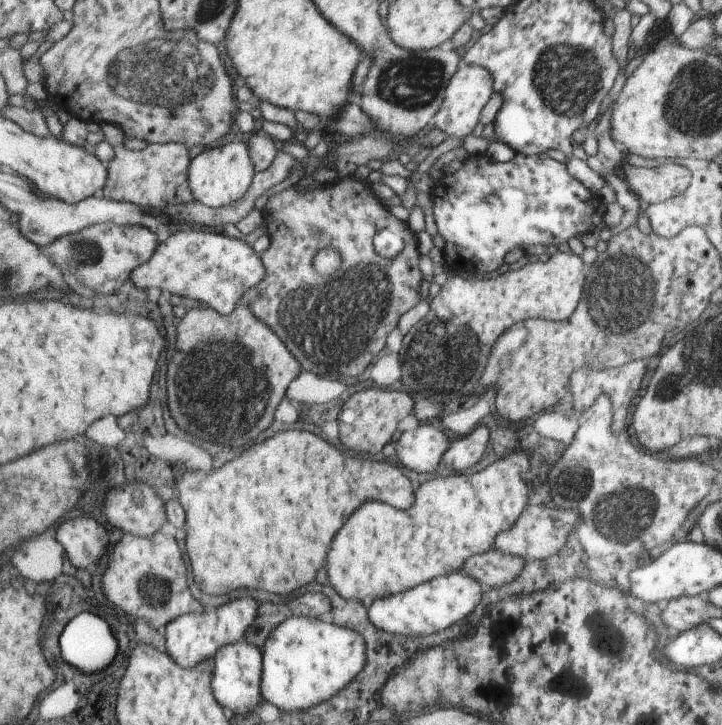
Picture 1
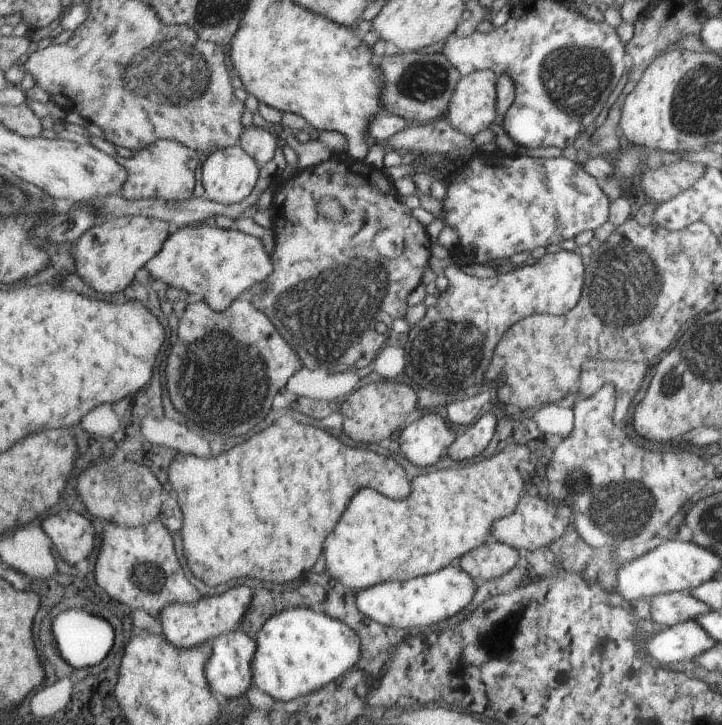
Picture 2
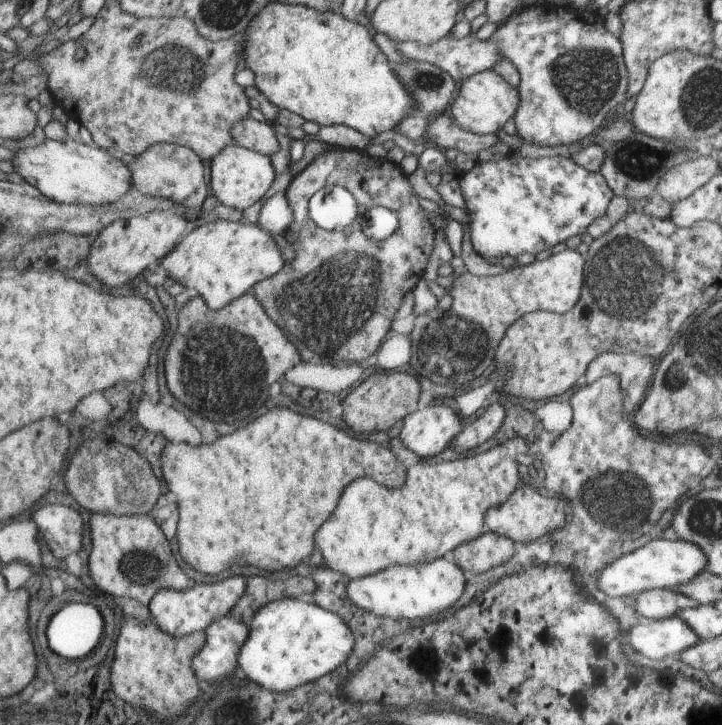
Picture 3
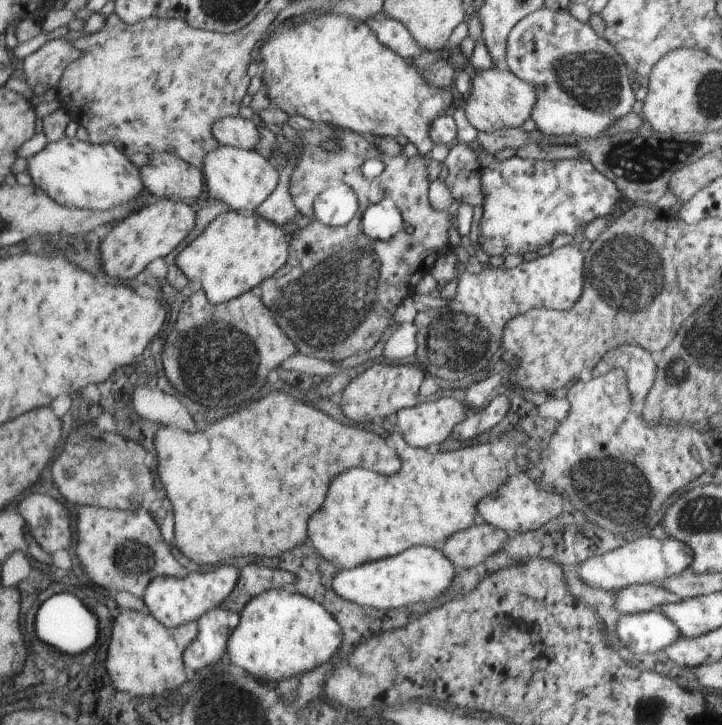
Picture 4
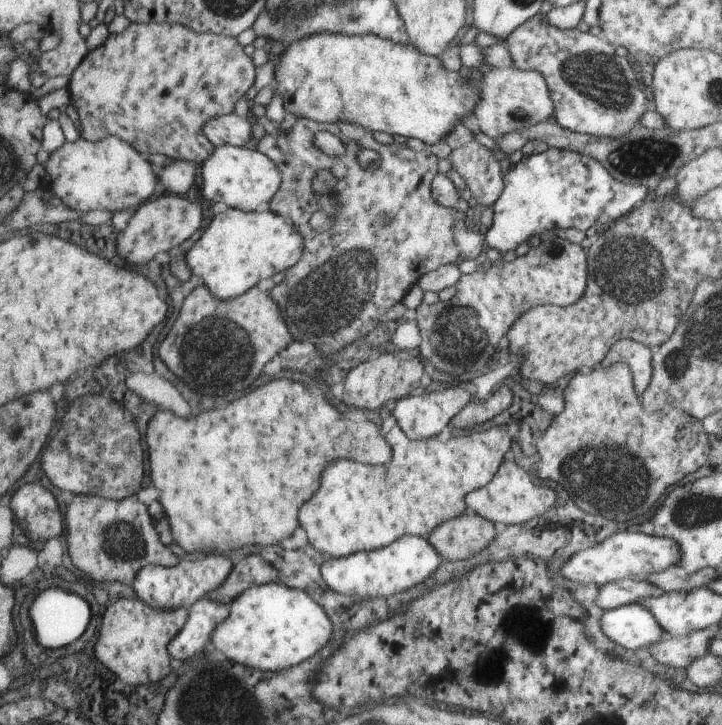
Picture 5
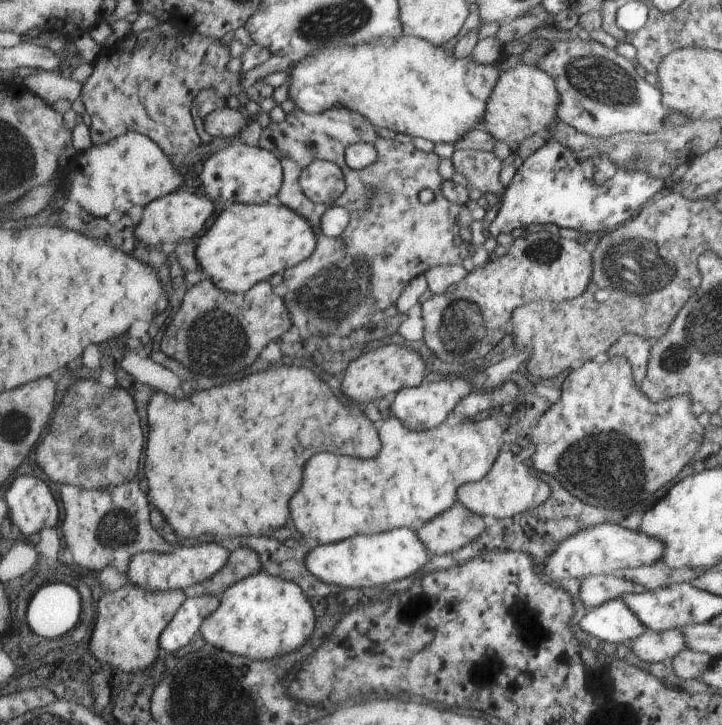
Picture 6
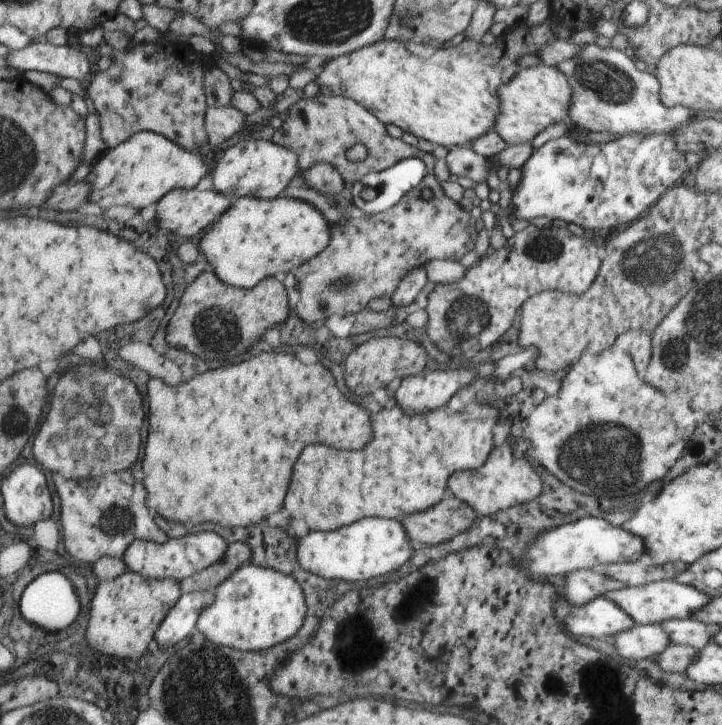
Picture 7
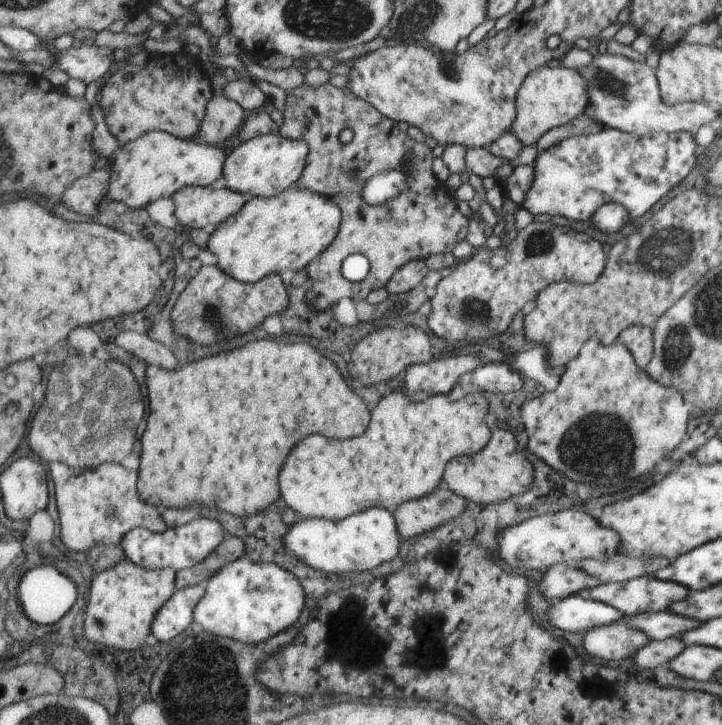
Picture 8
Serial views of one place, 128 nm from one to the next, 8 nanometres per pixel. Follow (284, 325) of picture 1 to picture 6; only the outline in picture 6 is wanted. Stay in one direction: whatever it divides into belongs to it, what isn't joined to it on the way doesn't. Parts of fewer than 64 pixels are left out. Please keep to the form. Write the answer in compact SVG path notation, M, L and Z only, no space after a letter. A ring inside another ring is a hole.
M334 107L325 114L306 114L296 111L288 117L284 124L270 123L263 128L258 140L258 145L266 149L278 160L284 172L281 190L278 191L275 201L282 206L290 207L290 210L297 211L302 218L307 218L317 229L322 214L327 209L334 206L342 206L348 210L350 220L339 236L317 237L317 248L312 256L305 261L298 263L290 269L286 269L283 274L283 282L288 291L284 296L284 306L288 310L291 324L304 340L308 336L308 324L312 330L312 323L317 324L371 324L372 308L357 308L366 302L368 298L384 298L384 292L392 292L392 302L396 302L402 289L417 277L425 274L430 268L438 265L462 265L462 260L466 260L470 254L468 250L462 250L454 244L454 234L452 228L456 226L458 214L462 212L462 205L448 202L442 194L442 178L438 174L438 155L435 151L420 152L411 143L402 143L396 140L386 140L376 134L376 127L358 112L346 110L346 108ZM354 143L372 144L378 152L378 160L364 168L358 170L350 168L346 164L346 148ZM318 159L325 159L340 167L345 176L345 190L342 196L338 196L330 204L318 204L312 202L300 186L300 174L311 162ZM424 189L430 189L434 194L432 202L424 204L420 202L419 193Z

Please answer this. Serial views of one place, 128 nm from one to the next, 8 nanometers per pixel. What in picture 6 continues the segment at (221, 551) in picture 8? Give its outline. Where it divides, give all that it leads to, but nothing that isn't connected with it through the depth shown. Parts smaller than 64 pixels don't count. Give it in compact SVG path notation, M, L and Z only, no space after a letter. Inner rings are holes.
M238 547L231 551L230 562L216 577L209 578L208 581L204 581L202 584L190 586L186 593L189 597L214 595L220 599L230 586L234 586L240 580L262 571L262 562L260 562L258 553L248 547Z

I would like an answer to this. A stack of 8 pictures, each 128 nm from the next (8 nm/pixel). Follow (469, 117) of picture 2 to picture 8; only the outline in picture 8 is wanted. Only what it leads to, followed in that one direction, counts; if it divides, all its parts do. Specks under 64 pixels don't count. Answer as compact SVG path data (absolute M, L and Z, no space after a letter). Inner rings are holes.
M542 66L525 77L517 93L517 118L509 131L523 145L536 144L548 130L564 126L584 114L590 104L589 82L576 69L562 66Z

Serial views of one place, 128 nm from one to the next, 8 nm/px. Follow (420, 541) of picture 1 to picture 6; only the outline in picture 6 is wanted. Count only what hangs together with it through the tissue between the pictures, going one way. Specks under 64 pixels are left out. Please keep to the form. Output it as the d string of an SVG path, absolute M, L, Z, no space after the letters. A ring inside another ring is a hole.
M501 413L480 421L460 421L455 425L444 421L442 426L412 432L402 426L401 419L391 416L380 428L382 442L386 442L386 446L382 446L382 454L378 454L378 458L362 460L326 452L318 454L318 458L306 466L306 486L302 486L302 490L298 490L298 498L294 498L294 526L301 536L308 535L323 545L344 542L358 534L376 534L401 528L421 529L438 514L444 514L454 506L456 490L460 486L480 482L488 476L500 456L502 432L508 426L508 416Z

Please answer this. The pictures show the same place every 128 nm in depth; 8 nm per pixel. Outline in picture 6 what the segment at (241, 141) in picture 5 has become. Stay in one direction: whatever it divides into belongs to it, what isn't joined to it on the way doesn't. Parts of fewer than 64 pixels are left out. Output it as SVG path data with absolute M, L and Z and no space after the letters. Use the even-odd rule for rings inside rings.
M226 106L208 114L204 119L202 129L212 138L230 138L243 130L244 124L246 124L246 118L242 113Z

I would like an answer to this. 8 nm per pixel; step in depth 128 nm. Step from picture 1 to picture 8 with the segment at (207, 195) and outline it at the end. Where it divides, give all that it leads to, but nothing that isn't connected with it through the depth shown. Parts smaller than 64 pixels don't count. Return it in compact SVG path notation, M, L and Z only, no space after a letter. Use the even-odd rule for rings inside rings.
M279 133L265 134L247 141L234 141L225 160L222 178L228 190L250 197L272 198L293 187L302 176L308 156L308 144L298 139L284 138Z

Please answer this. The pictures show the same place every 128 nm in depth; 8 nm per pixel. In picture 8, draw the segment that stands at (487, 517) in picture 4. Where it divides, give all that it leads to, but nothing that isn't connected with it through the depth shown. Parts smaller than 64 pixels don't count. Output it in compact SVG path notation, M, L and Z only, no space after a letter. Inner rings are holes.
M502 426L494 429L493 440L485 446L481 453L475 454L473 457L460 457L450 460L446 465L446 472L444 472L444 485L454 494L461 495L471 504L480 505L494 505L497 502L508 501L509 498L520 497L521 494L526 494L530 484L534 484L534 471L533 464L528 462L526 454L522 450L518 450L518 445L521 442L516 442L514 434L508 432Z

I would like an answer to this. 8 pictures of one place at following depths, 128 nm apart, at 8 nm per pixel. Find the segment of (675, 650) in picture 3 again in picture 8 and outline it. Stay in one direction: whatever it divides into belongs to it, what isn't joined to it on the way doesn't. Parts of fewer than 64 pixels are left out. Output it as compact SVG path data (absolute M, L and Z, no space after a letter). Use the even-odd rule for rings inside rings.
M574 595L551 602L548 620L555 628L585 635L590 630L623 620L624 615L613 606L590 598Z

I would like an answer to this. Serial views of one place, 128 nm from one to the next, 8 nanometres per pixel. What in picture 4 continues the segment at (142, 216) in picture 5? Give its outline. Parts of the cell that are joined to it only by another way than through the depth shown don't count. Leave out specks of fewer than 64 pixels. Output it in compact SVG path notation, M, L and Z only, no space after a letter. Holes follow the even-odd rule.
M160 198L155 204L136 211L126 220L114 225L113 230L104 237L102 244L102 264L113 278L130 280L142 274L159 258L170 256L194 232L196 212L187 201Z

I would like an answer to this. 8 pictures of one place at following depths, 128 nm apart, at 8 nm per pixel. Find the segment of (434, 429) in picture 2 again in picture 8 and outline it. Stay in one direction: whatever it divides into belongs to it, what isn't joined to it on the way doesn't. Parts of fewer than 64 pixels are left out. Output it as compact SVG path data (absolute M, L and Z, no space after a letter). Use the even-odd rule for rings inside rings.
M472 354L456 358L432 359L428 364L411 366L406 370L402 390L410 394L410 400L418 402L435 394L448 395L461 377L470 374L480 365L480 359Z

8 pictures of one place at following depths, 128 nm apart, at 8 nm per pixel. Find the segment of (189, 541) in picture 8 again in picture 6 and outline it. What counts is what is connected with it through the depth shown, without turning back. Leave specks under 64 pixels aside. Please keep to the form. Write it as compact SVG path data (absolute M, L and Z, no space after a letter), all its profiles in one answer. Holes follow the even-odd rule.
M202 542L192 546L176 546L174 554L158 554L145 552L134 557L130 565L129 576L133 583L154 592L168 592L169 590L185 590L194 584L202 584L209 578L216 577L228 564L228 550L218 548L218 544Z

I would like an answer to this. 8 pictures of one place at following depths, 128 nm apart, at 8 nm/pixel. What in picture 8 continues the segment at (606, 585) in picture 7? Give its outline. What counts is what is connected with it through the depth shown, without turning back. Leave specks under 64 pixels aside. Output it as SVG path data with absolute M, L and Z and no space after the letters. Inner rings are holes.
M567 564L550 566L543 572L540 582L540 593L551 603L556 600L573 597L585 590L598 588L602 582L593 575L578 567L568 567Z

